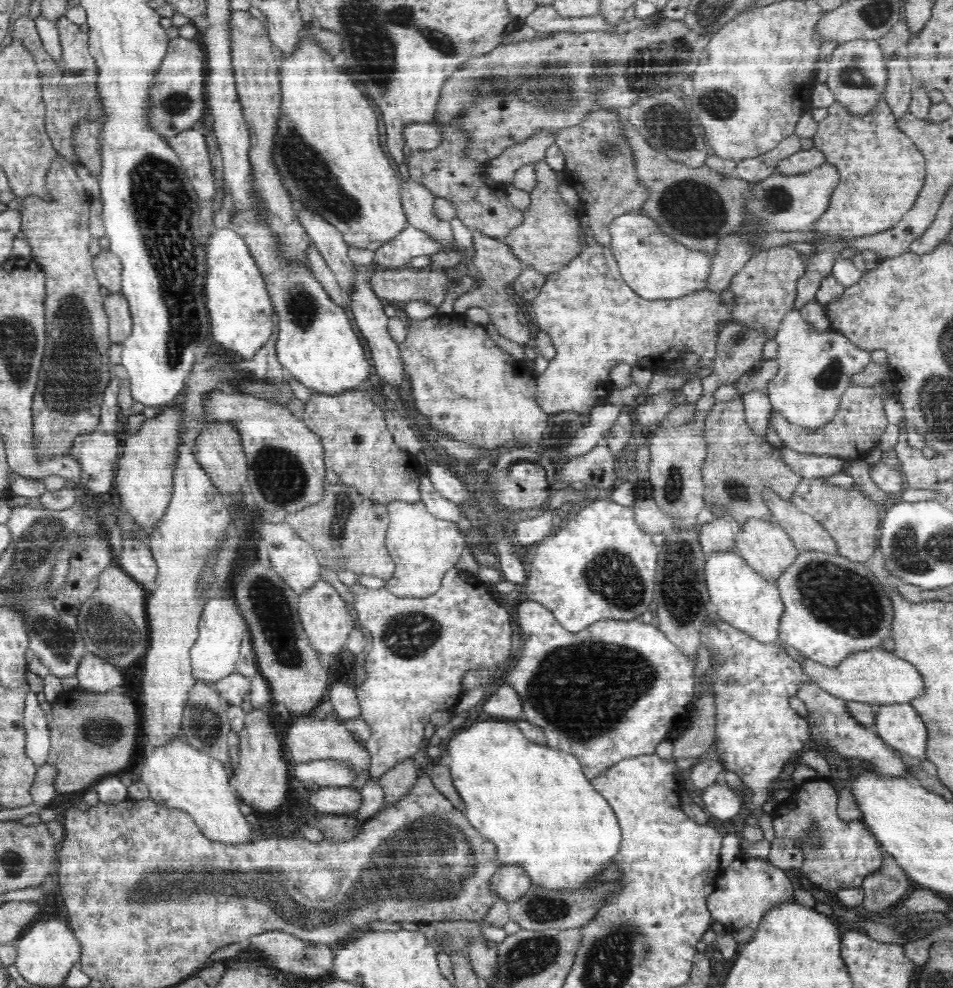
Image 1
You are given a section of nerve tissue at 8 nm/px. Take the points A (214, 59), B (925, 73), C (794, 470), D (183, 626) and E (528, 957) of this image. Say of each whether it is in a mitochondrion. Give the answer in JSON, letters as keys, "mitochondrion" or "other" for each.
{"A":"other","B":"other","C":"other","D":"other","E":"mitochondrion"}

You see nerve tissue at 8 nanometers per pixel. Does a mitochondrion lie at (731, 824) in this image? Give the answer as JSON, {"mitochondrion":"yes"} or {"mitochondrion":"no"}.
{"mitochondrion":"no"}

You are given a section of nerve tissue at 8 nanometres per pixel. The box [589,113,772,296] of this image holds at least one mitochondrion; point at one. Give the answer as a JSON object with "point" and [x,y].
{"point":[690,207]}

